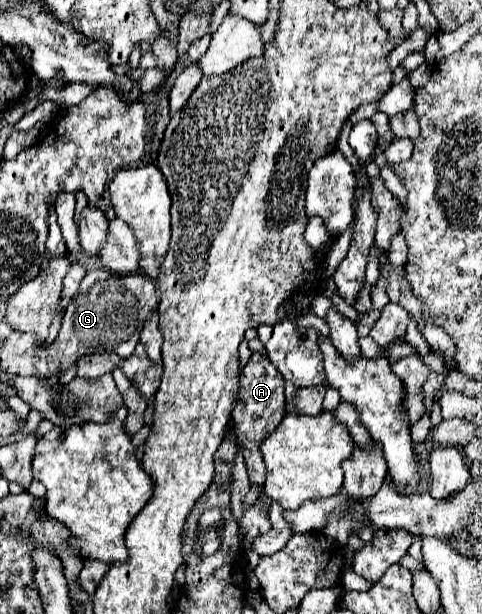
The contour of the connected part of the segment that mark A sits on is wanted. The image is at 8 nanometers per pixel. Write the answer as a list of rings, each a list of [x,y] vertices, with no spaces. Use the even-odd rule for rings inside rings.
[[[252,353],[250,361],[240,373],[238,403],[236,403],[236,411],[232,419],[234,419],[234,431],[238,437],[238,443],[250,453],[250,455],[244,455],[244,459],[248,467],[248,479],[254,481],[254,487],[264,485],[264,473],[266,473],[258,445],[262,439],[266,439],[266,435],[270,435],[270,431],[274,431],[274,427],[278,427],[278,421],[286,415],[284,405],[286,405],[286,399],[284,399],[282,375],[278,375],[276,367],[270,363],[270,359],[266,359],[266,355]]]

